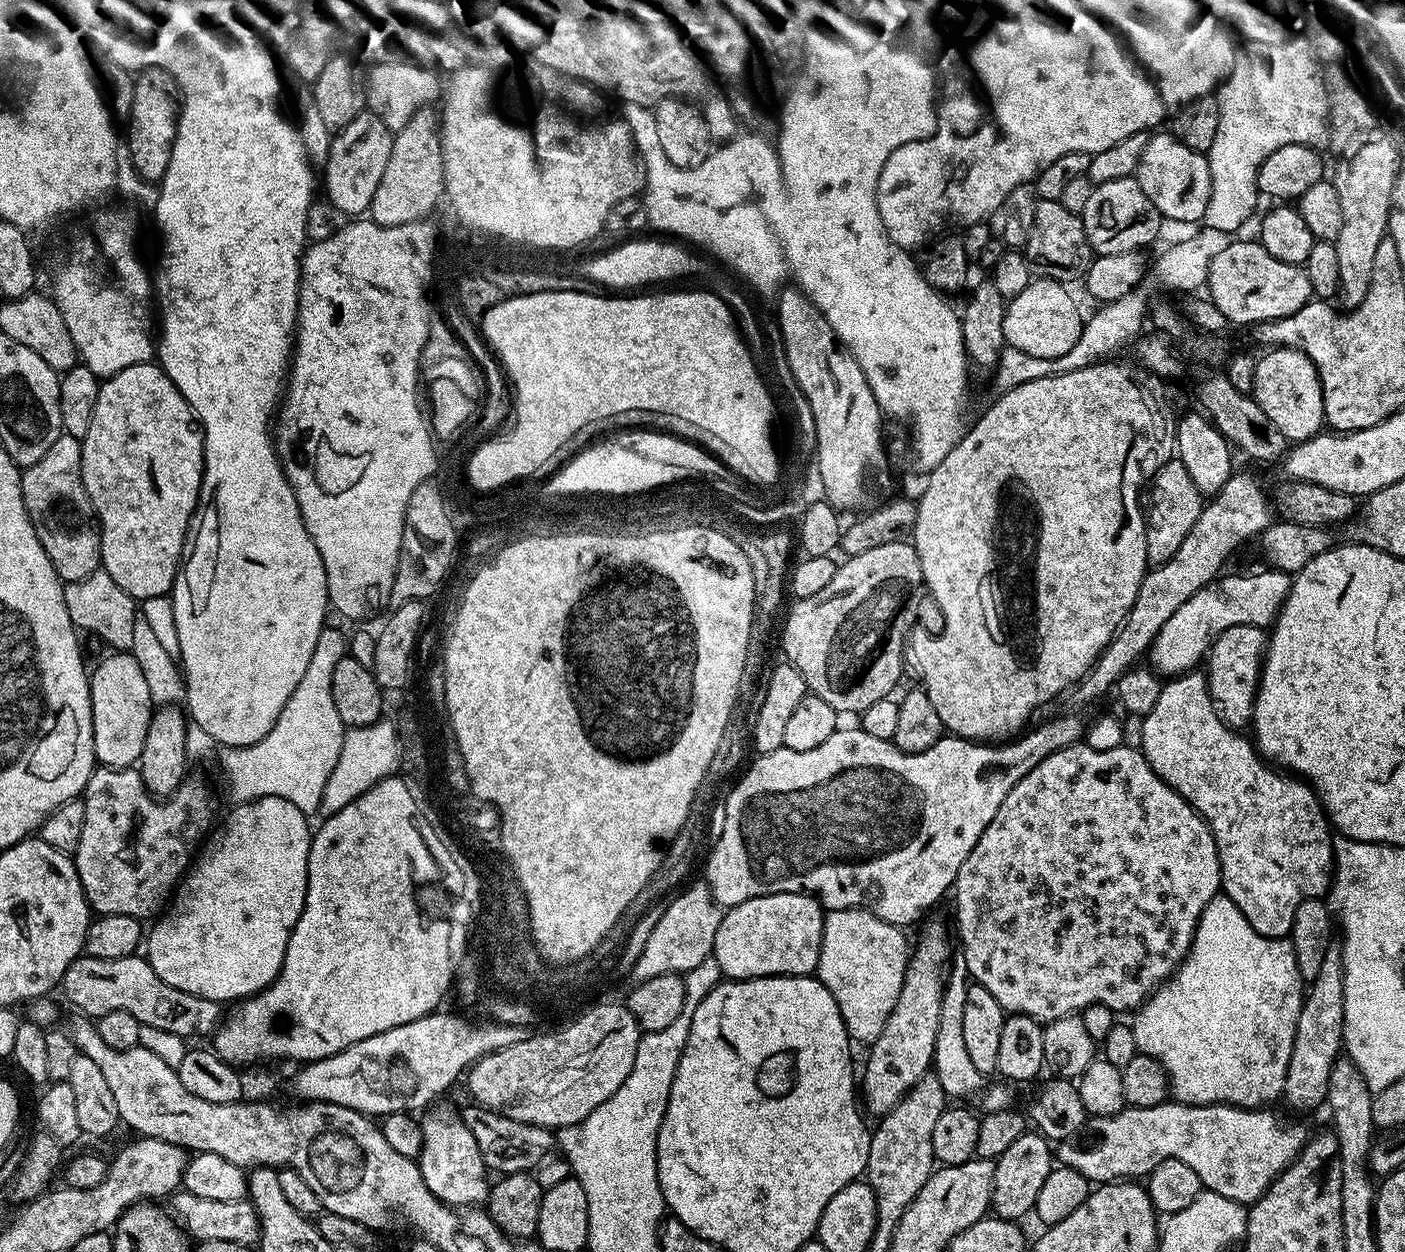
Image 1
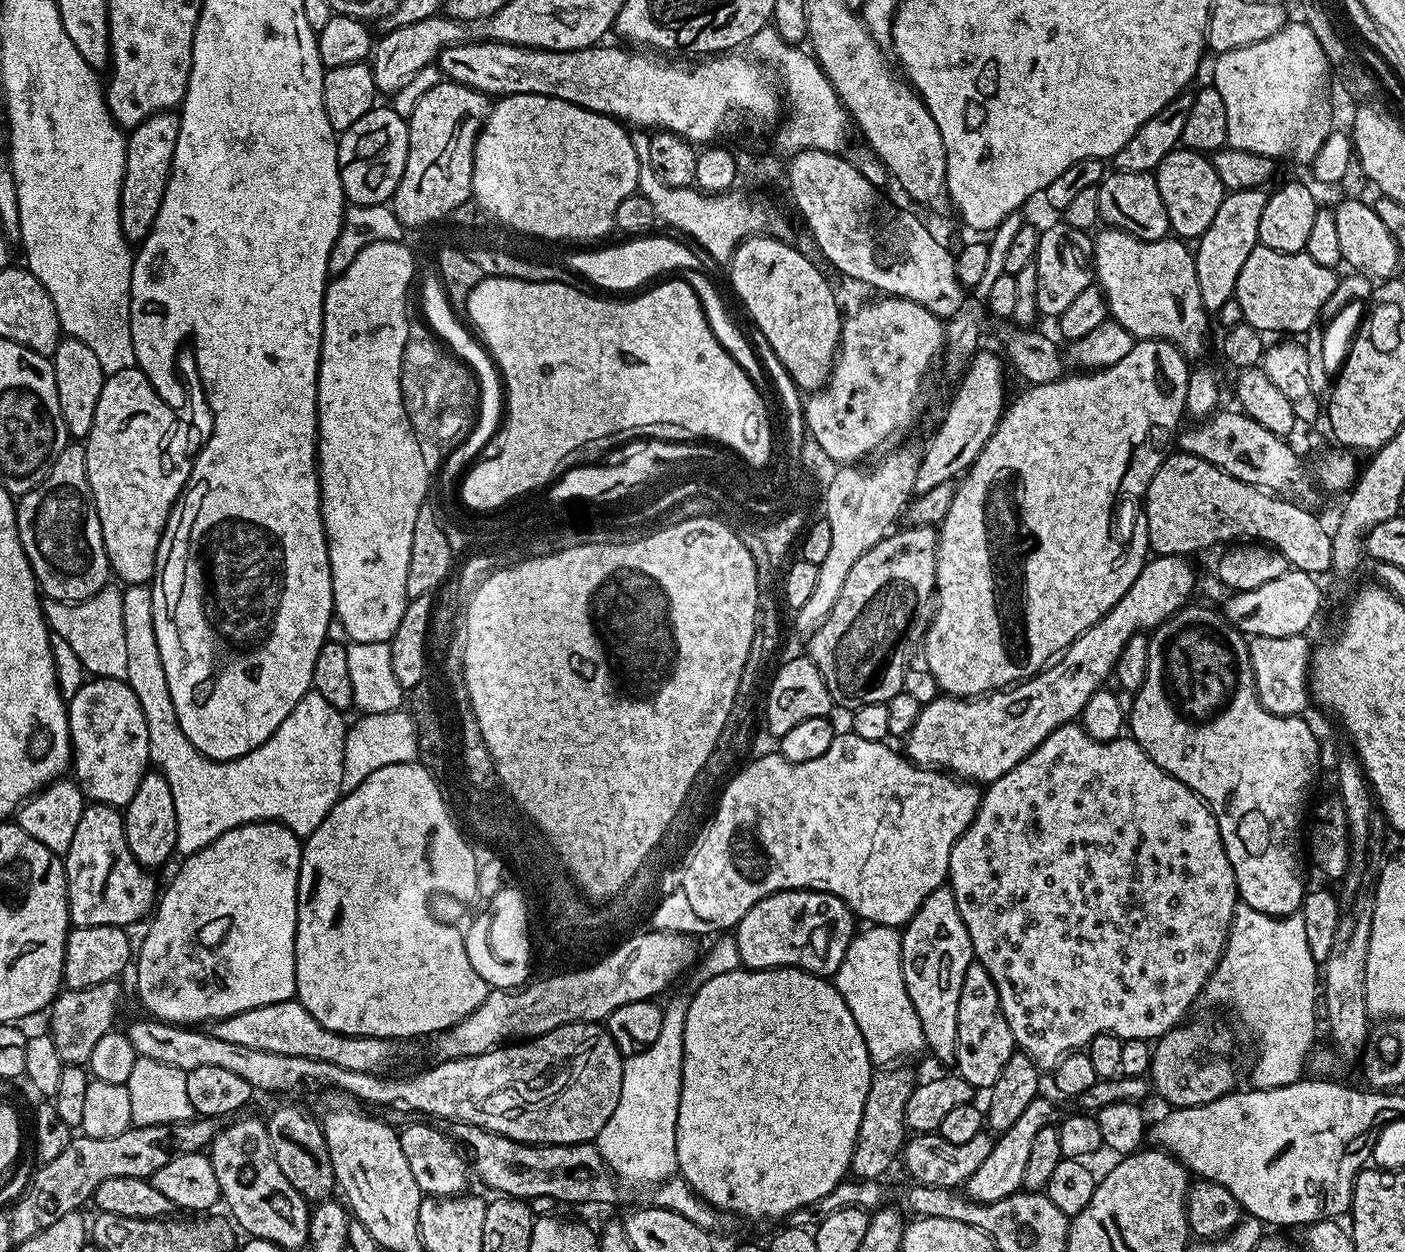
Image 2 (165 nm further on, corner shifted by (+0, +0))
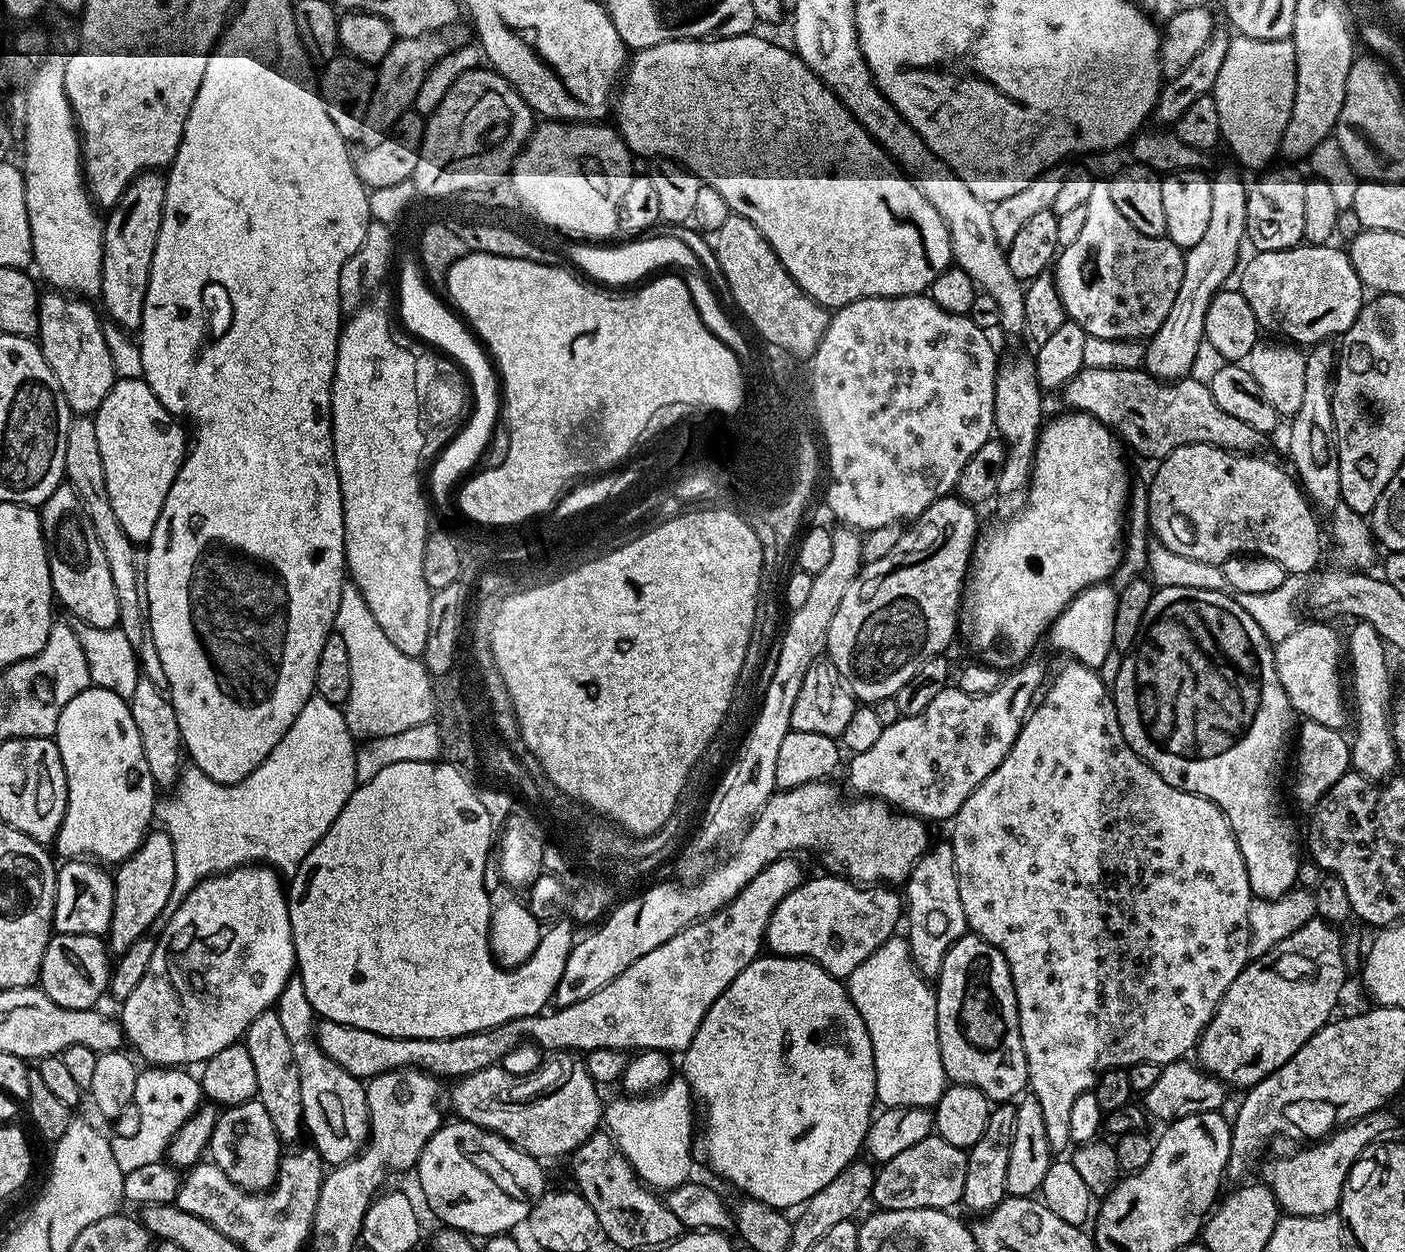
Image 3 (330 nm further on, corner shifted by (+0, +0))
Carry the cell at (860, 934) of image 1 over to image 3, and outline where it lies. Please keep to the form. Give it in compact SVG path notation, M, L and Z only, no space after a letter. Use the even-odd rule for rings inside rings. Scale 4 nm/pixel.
M894 934L862 966L846 977L848 996L854 1002L866 1030L870 1034L870 1046L874 1050L876 1071L876 1099L884 1108L932 1108L940 1101L946 1087L942 1066L942 1054L938 1046L936 1025L936 994L933 985L917 970L912 961L910 946L903 935Z

